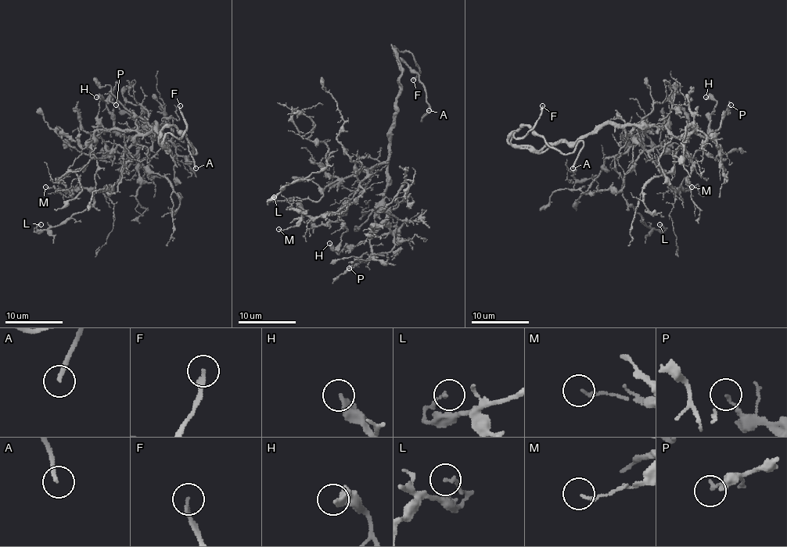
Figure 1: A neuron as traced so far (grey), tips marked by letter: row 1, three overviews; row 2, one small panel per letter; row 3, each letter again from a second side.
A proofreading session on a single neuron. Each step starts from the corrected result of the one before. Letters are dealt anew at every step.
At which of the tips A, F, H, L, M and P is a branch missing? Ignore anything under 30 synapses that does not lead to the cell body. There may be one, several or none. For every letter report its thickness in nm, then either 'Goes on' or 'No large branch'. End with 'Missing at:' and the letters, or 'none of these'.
A: Thickness 200 nm. Goes on
F: Thickness 190 nm. Goes on
H: Thickness 320 nm. No large branch
L: Thickness 130 nm. No large branch
M: Thickness 160 nm. No large branch
P: Thickness 150 nm. No large branch
Missing at: A, F

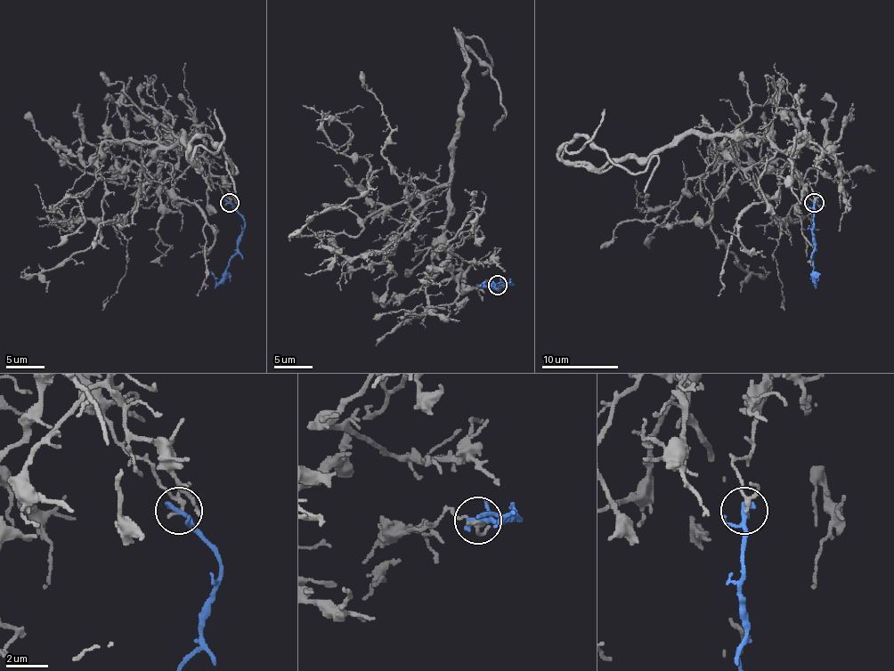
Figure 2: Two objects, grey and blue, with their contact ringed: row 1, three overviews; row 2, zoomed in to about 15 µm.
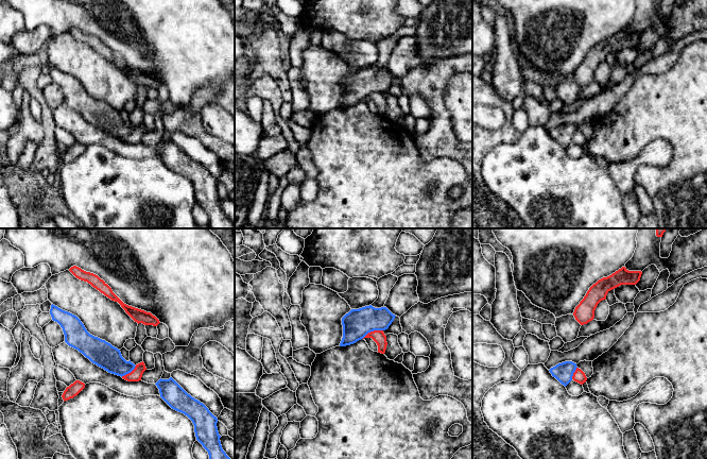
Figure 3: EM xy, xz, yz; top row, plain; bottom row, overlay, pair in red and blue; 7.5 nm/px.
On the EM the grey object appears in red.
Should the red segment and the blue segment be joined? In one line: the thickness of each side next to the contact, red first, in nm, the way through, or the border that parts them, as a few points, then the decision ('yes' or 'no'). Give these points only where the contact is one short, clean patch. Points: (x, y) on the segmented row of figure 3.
calibres 100 and 220 nm; border xz (382, 329), (371, 330), (362, 338); no

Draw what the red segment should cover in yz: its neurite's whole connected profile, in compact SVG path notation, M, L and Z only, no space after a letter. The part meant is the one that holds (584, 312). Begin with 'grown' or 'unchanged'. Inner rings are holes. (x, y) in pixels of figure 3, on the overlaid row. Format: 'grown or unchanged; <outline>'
unchanged; M622 267L611 275L599 279L587 291L584 299L575 307L573 316L581 324L587 324L594 318L598 304L606 300L607 293L621 285L636 285L641 277L641 271L628 271Z

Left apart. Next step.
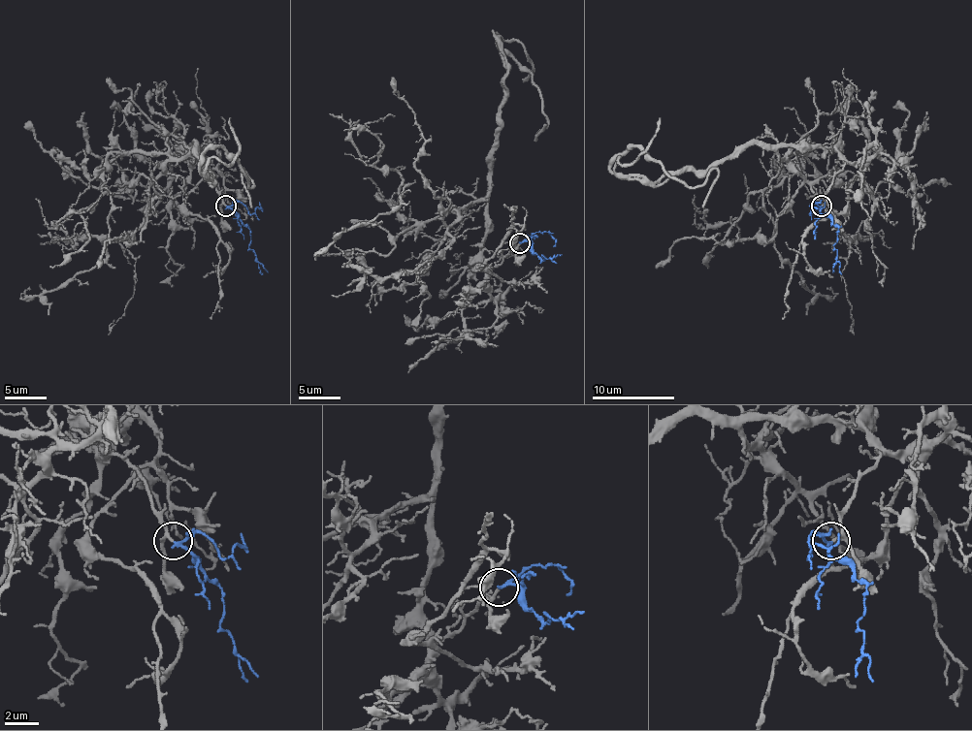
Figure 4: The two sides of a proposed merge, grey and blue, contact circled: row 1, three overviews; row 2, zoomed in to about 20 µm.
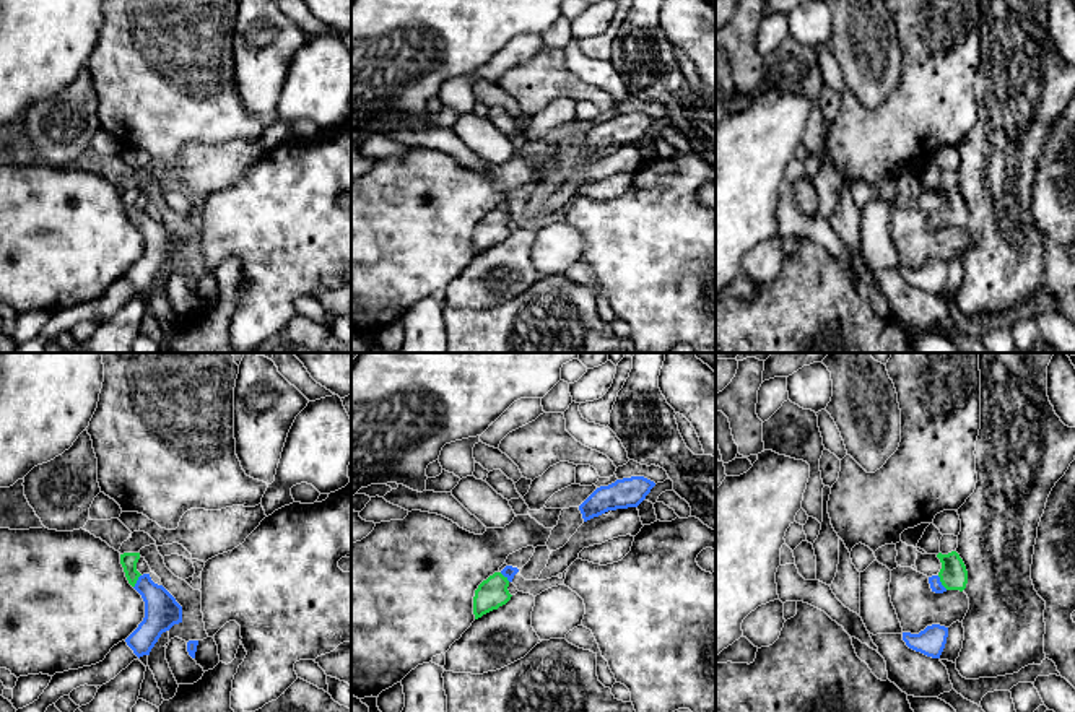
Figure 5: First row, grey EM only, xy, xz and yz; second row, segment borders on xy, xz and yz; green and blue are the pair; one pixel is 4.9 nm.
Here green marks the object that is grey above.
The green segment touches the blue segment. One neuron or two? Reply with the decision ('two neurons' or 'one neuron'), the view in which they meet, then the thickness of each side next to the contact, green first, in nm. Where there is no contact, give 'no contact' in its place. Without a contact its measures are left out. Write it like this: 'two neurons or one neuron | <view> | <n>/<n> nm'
one neuron | yz | 140/60 nm

